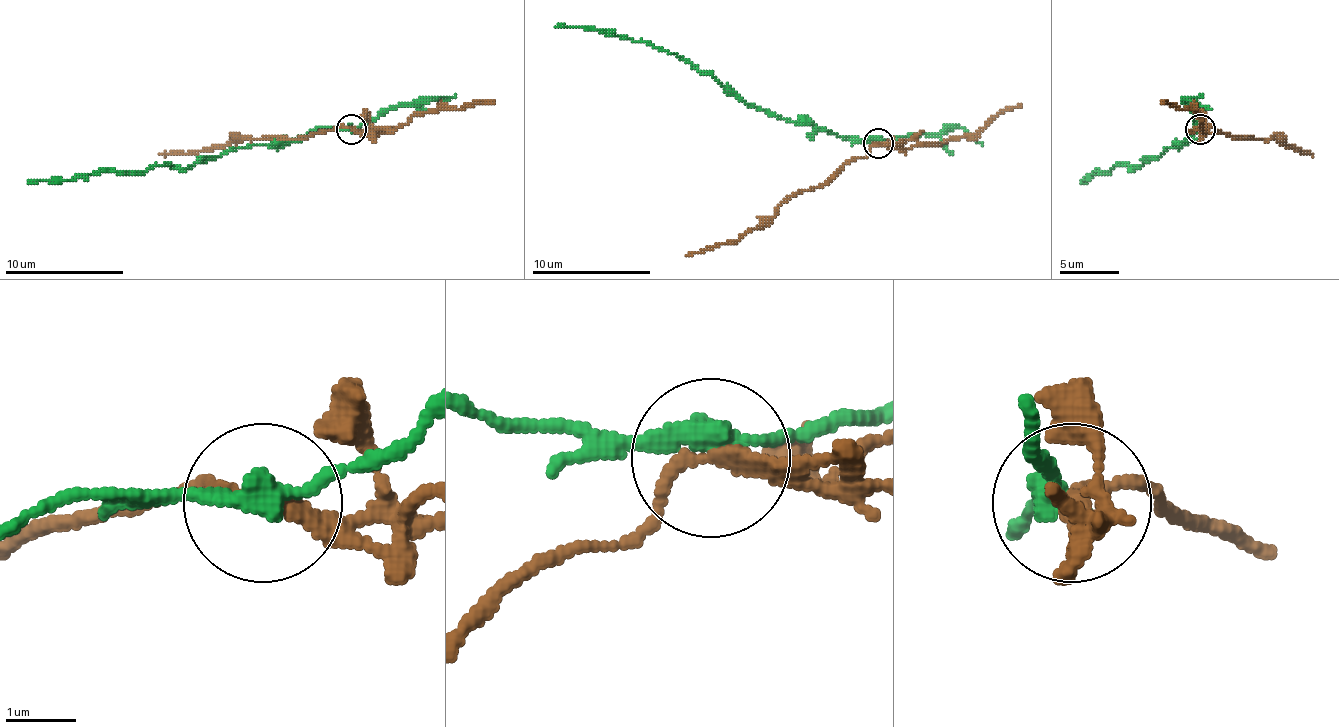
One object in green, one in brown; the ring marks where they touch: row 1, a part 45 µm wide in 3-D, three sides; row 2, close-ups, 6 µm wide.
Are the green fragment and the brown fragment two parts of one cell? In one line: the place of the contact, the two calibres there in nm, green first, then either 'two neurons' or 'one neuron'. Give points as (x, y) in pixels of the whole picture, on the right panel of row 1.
place (1200, 129); calibres 300 and 200 nm; two neurons

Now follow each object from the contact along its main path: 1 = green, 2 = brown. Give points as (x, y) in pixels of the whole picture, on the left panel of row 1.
1: (351, 130), (316, 127), (283, 145), (251, 145), (200, 157), (182, 168), (120, 171), (28, 183)
2: (351, 130), (337, 127), (295, 139), (265, 136), (233, 139), (209, 151), (159, 154)

